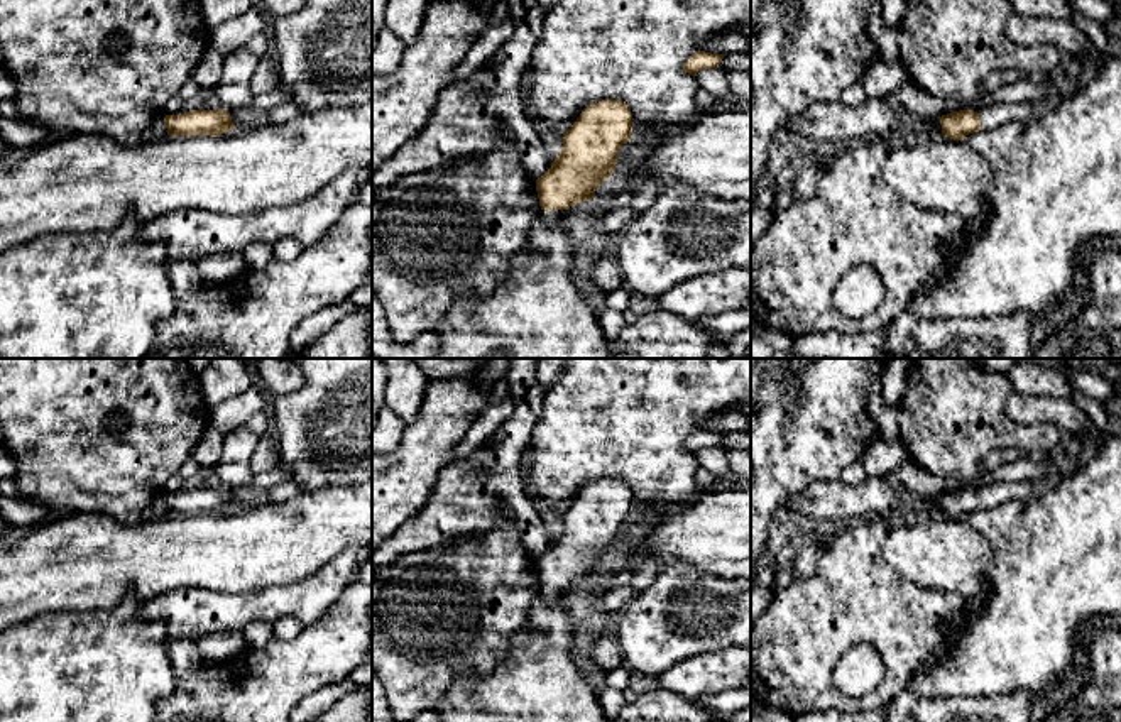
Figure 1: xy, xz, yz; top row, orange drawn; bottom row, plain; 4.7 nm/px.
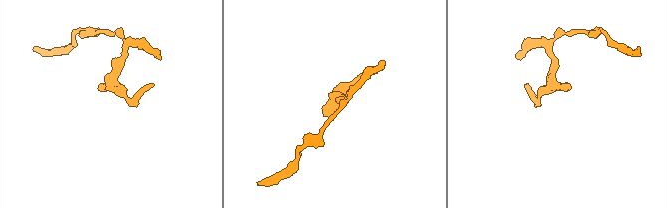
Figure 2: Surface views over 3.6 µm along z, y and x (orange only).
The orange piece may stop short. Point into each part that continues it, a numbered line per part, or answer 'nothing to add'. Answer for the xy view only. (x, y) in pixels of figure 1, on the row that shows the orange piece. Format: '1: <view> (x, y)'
nothing to add

